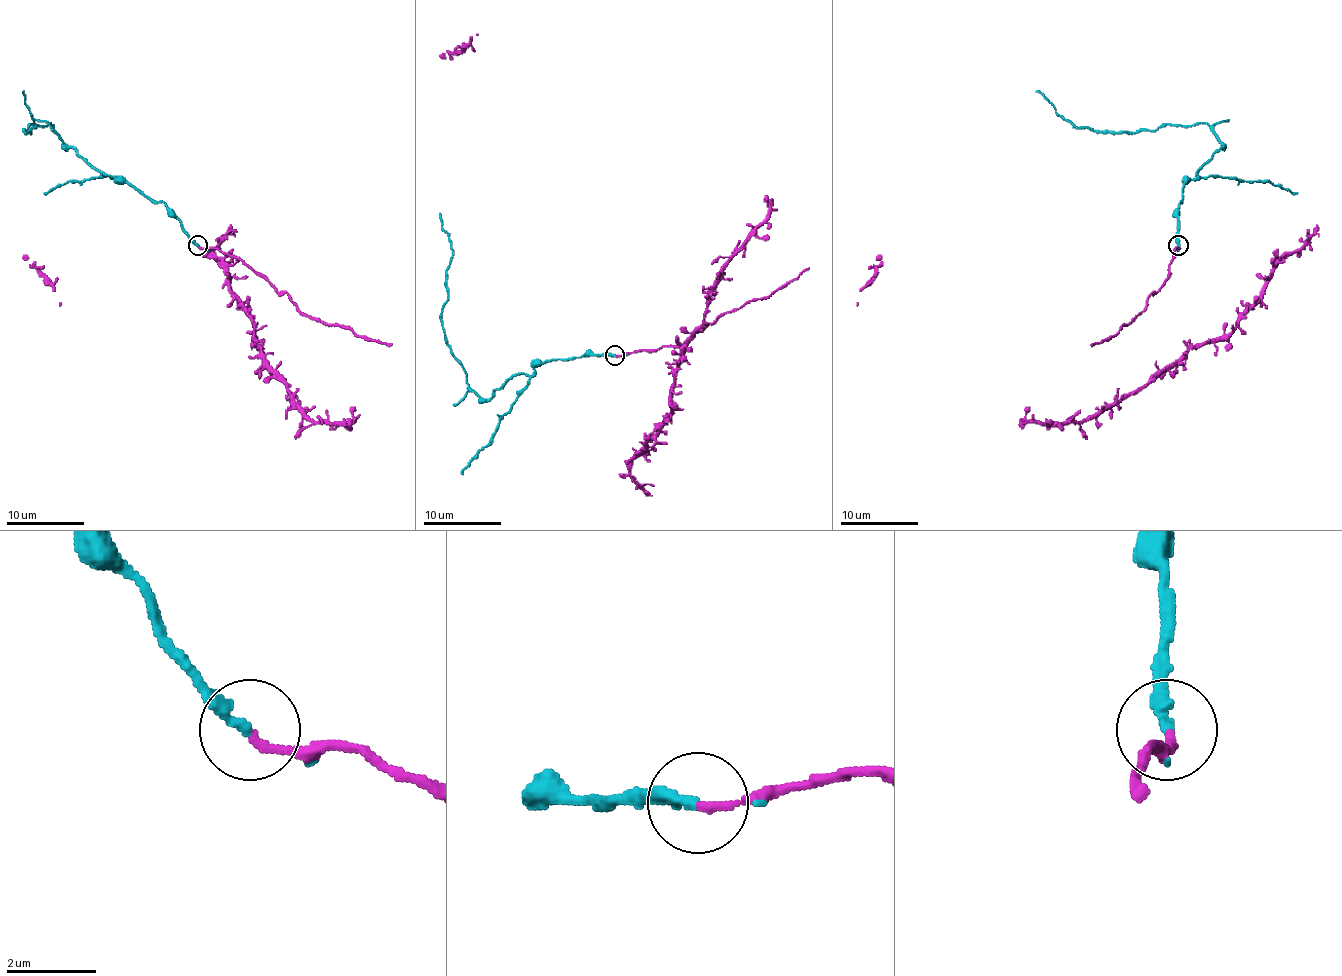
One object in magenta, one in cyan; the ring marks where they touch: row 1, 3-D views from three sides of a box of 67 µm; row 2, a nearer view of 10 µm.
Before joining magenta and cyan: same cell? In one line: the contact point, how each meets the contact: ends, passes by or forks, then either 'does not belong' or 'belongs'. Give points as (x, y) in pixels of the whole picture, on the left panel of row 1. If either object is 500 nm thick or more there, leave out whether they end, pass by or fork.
place (198, 245); magenta ends; cyan passes by; belongs

